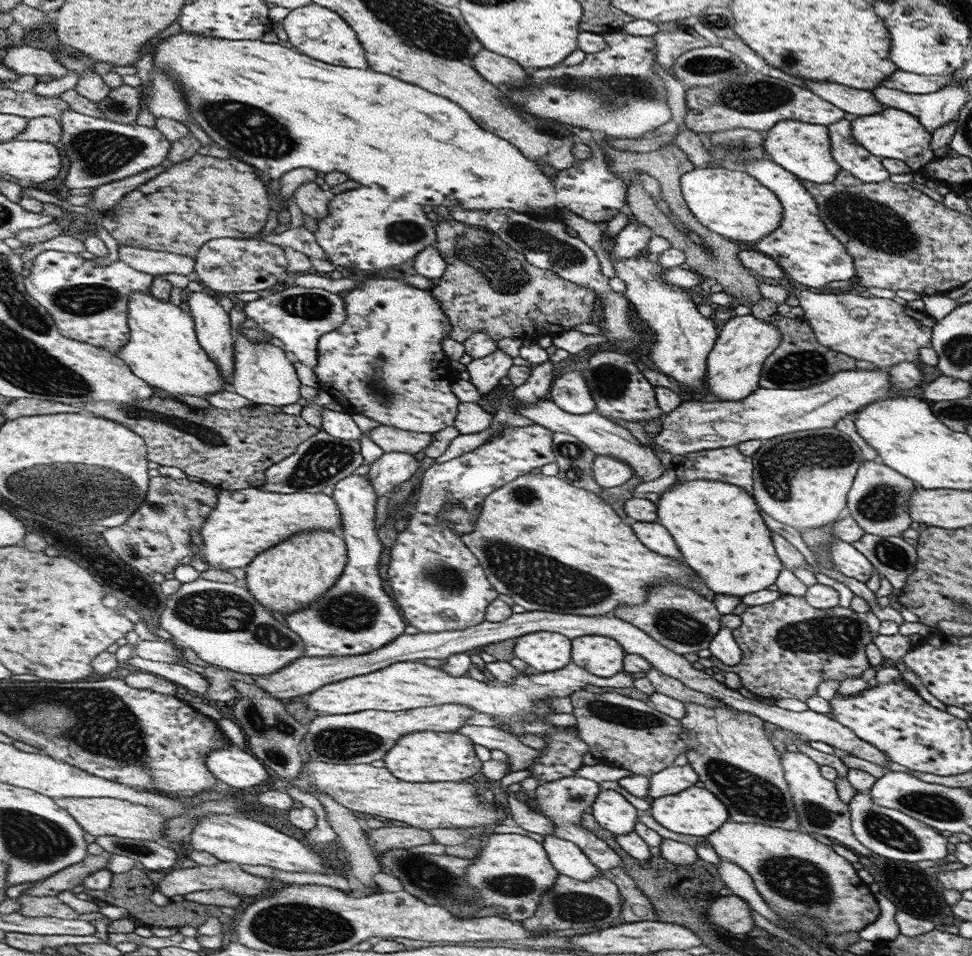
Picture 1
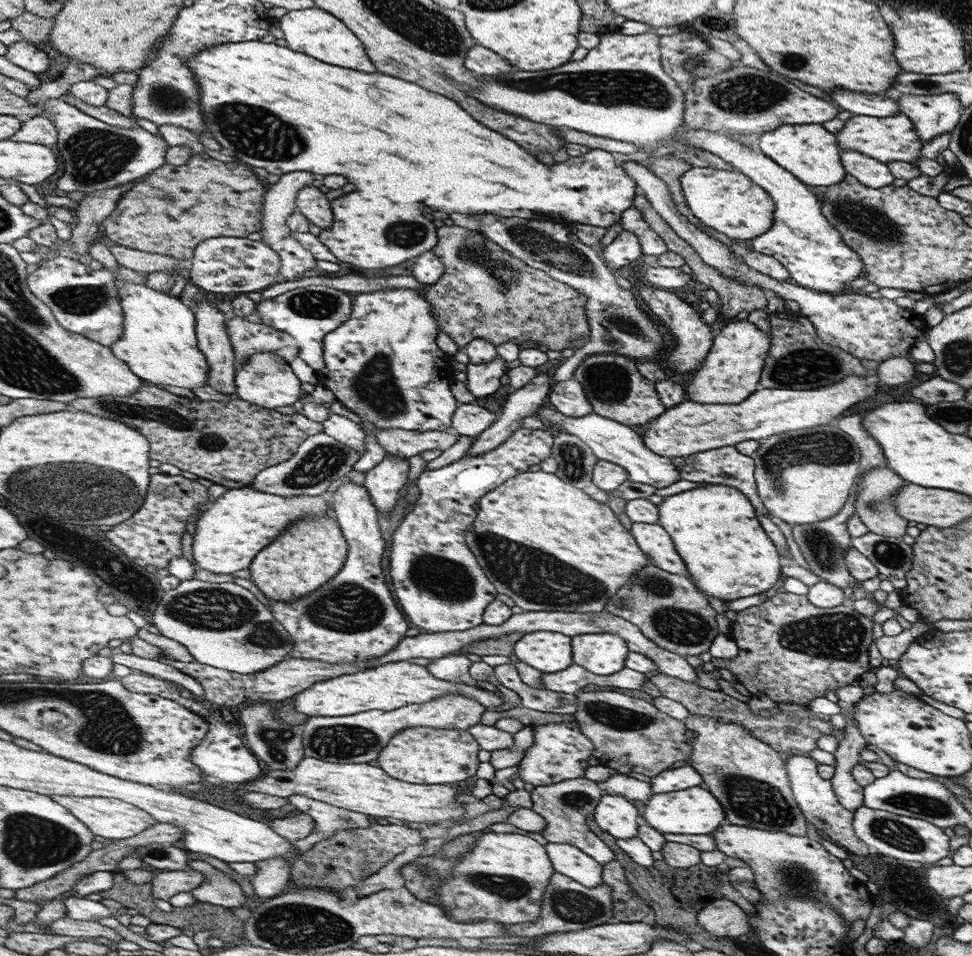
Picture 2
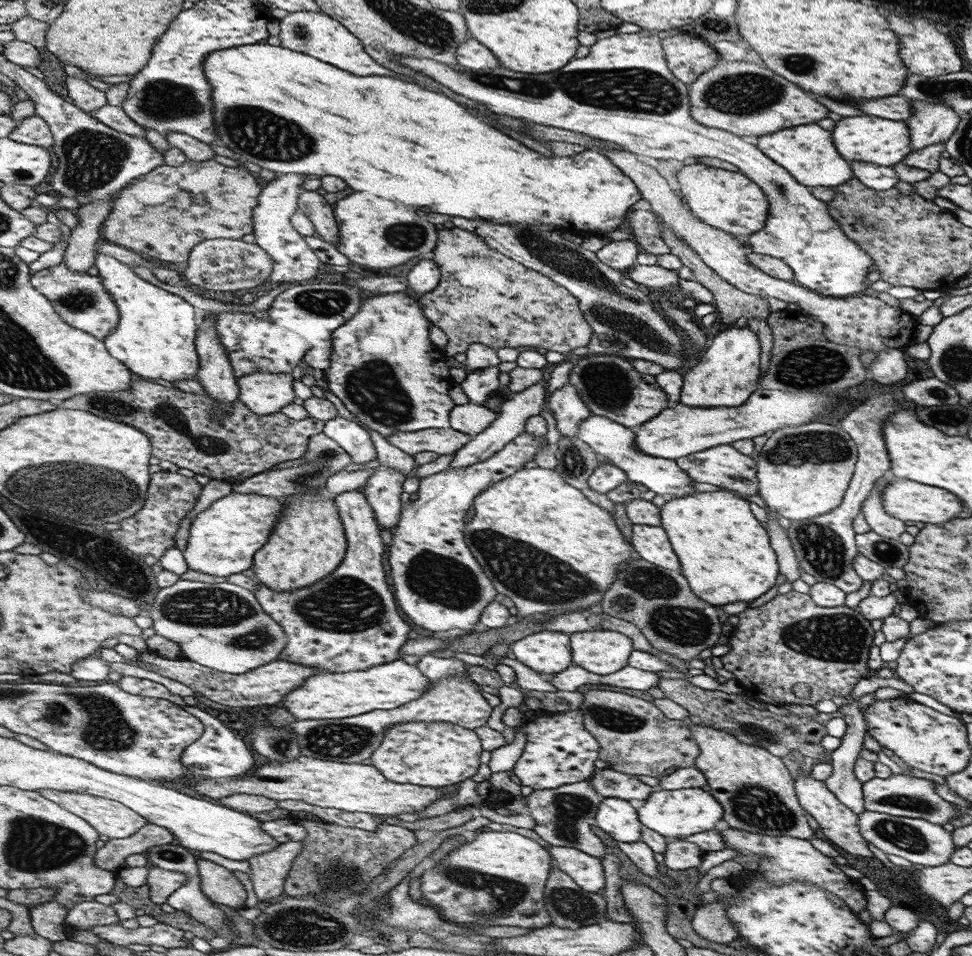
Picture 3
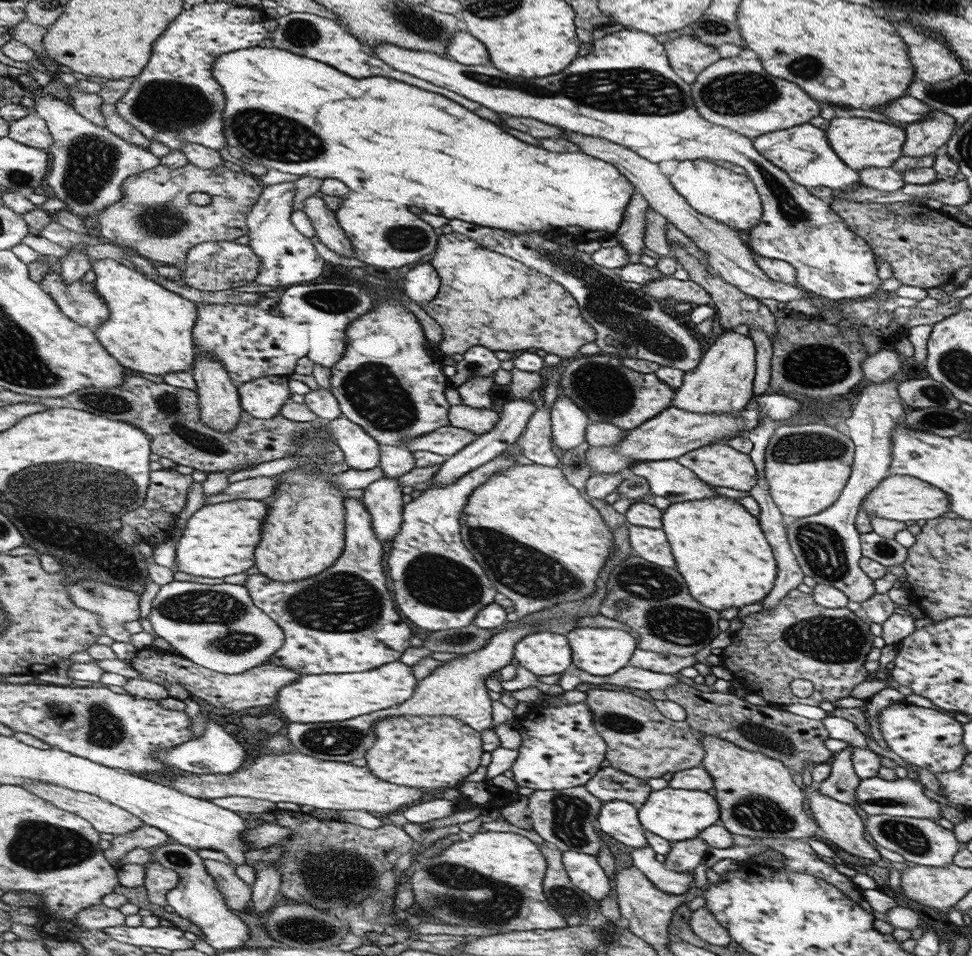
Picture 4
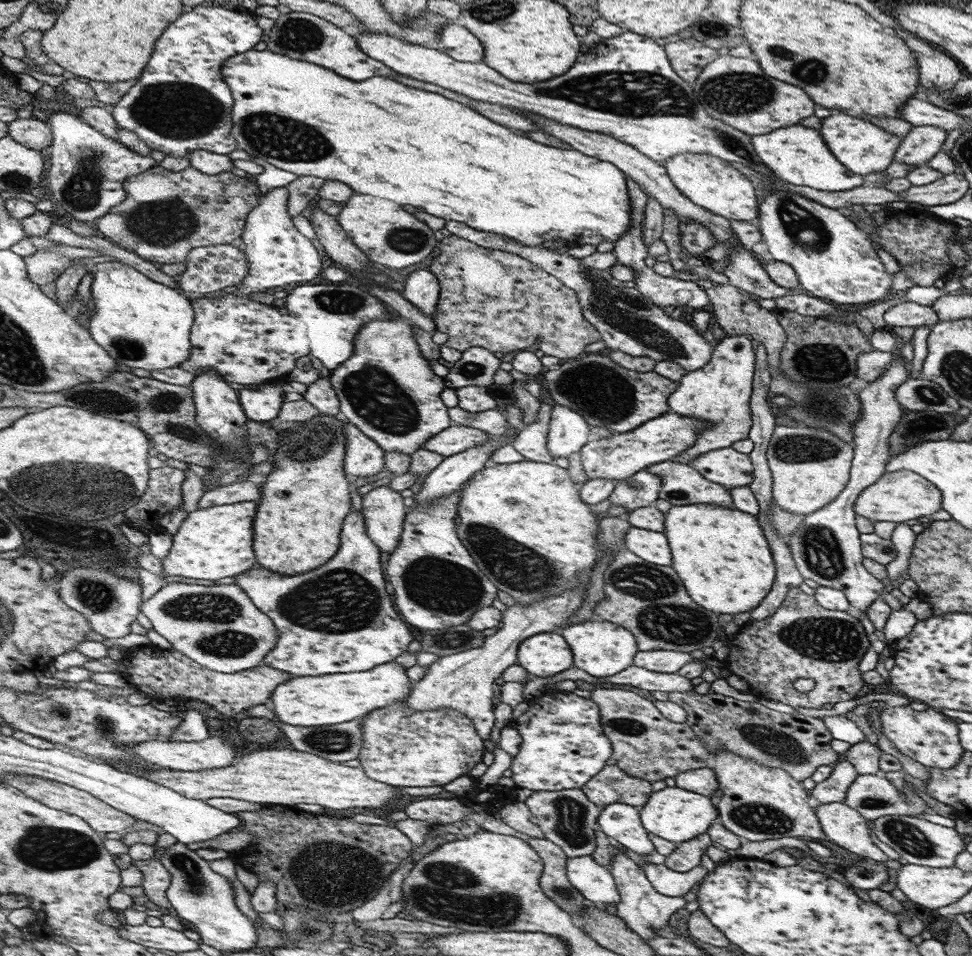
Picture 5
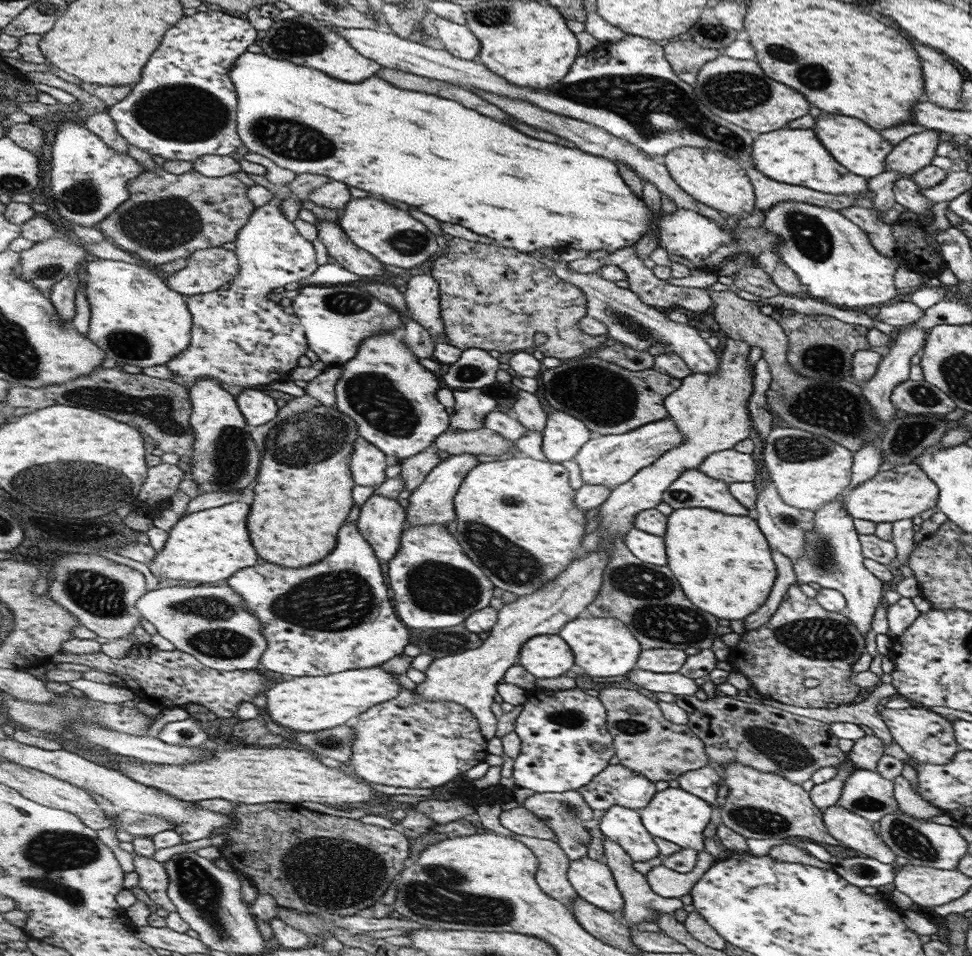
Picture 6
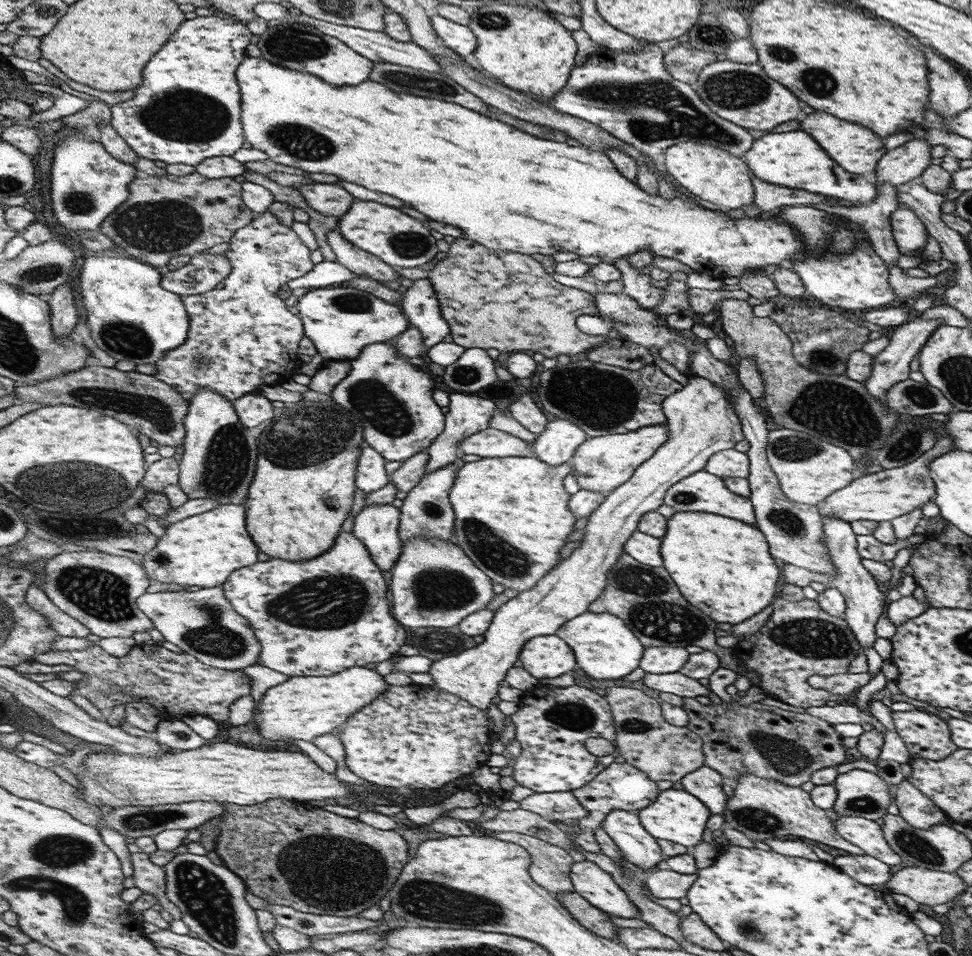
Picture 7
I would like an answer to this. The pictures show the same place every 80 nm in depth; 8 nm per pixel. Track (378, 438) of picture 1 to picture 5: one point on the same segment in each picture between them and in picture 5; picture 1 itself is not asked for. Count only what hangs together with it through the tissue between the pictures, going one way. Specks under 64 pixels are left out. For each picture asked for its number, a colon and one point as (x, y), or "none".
2: (404, 443)
3: (442, 441)
4: (446, 441)
5: (457, 439)

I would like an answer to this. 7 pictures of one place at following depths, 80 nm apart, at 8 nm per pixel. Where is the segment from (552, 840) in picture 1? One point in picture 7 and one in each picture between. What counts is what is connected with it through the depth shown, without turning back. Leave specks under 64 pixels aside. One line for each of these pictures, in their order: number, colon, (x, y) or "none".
2: (567, 859)
3: (587, 871)
4: (584, 870)
5: (596, 882)
6: (593, 881)
7: (599, 888)

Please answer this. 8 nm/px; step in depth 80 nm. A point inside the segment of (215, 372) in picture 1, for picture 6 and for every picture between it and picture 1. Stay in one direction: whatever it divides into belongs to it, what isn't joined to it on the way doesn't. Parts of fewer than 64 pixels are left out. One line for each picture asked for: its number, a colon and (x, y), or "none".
2: (160, 345)
3: (156, 338)
4: (151, 328)
5: (144, 324)
6: (139, 320)

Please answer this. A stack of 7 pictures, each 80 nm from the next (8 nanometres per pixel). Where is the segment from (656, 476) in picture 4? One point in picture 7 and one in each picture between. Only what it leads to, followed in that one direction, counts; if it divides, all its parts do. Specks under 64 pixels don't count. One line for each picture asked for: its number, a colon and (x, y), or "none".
5: (683, 485)
6: (692, 489)
7: (702, 492)

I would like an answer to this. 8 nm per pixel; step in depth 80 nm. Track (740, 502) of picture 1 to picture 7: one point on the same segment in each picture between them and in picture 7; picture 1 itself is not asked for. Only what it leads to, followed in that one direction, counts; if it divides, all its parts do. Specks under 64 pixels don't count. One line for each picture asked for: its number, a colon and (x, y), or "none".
2: (729, 556)
3: (729, 557)
4: (725, 555)
5: (723, 554)
6: (726, 564)
7: (723, 565)

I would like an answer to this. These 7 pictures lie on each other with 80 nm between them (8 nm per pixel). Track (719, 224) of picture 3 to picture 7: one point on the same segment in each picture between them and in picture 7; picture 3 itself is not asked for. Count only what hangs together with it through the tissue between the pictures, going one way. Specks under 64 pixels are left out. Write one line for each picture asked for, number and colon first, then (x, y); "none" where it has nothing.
4: (727, 195)
5: (719, 186)
6: (718, 181)
7: (711, 173)

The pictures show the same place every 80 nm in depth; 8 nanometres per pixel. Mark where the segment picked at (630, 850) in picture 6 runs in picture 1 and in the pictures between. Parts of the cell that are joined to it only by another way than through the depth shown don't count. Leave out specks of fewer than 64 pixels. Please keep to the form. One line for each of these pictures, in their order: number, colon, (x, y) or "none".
1: (611, 809)
2: (615, 814)
3: (616, 816)
4: (620, 819)
5: (623, 823)

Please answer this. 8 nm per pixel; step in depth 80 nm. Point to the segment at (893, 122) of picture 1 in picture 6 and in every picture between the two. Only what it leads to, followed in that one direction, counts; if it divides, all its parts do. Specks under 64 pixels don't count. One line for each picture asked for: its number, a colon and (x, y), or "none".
2: (894, 138)
3: (866, 138)
4: (862, 143)
5: (863, 147)
6: (861, 149)

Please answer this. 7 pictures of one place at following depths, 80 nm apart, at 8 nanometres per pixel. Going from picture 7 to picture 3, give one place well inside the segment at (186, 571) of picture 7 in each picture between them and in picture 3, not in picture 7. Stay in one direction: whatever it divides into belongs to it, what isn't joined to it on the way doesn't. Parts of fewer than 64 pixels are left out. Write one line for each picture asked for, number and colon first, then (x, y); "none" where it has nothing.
3: (224, 539)
4: (221, 539)
5: (217, 542)
6: (210, 545)

